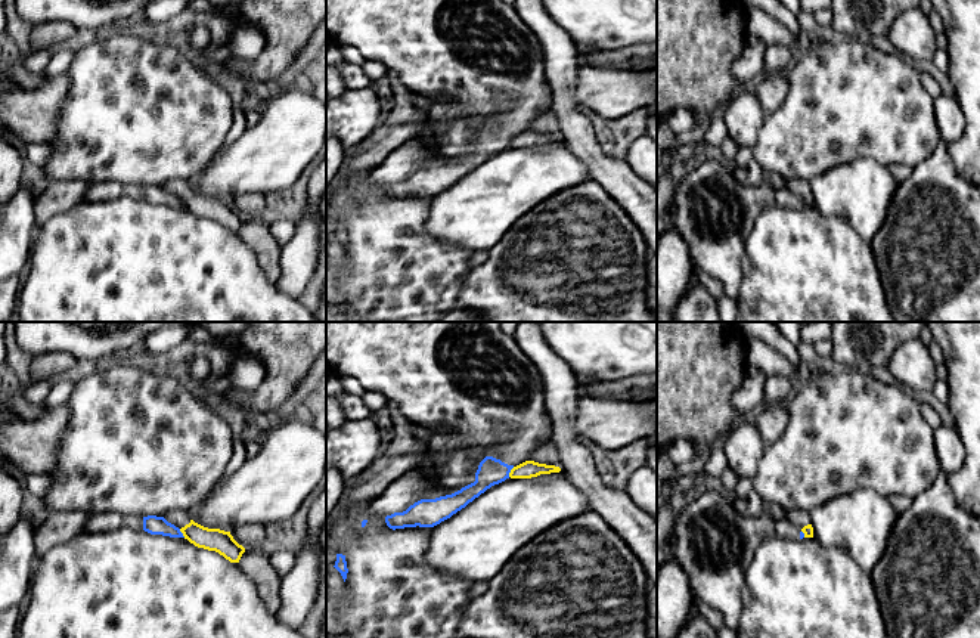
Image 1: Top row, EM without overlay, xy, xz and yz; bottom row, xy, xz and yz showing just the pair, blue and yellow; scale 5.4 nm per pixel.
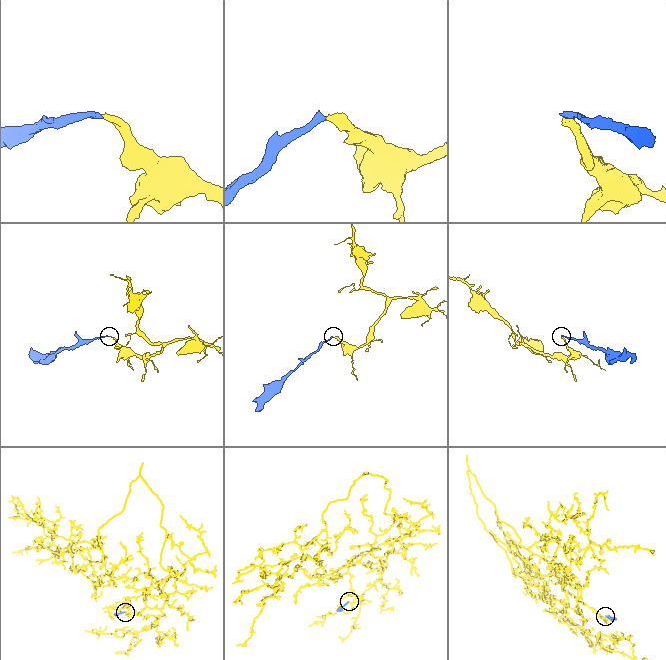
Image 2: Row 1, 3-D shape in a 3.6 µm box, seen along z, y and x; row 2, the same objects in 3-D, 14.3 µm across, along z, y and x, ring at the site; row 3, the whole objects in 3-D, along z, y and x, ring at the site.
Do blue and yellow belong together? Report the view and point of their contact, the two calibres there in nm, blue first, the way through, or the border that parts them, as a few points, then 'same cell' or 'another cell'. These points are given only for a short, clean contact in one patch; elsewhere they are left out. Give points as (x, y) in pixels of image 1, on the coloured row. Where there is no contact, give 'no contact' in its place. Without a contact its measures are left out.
contact xz (509, 471); calibres 150 and 90 nm; border xz (514, 467), (508, 476); another cell

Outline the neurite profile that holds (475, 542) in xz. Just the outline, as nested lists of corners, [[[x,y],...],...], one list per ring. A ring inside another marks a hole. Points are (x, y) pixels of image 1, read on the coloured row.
[[[559,471],[531,478],[506,478],[491,486],[450,518],[432,527],[425,561],[449,577],[490,582],[511,557],[543,530],[589,511],[586,495]]]

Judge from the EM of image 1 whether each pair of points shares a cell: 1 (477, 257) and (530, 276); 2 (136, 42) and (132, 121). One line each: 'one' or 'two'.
1: two
2: one

